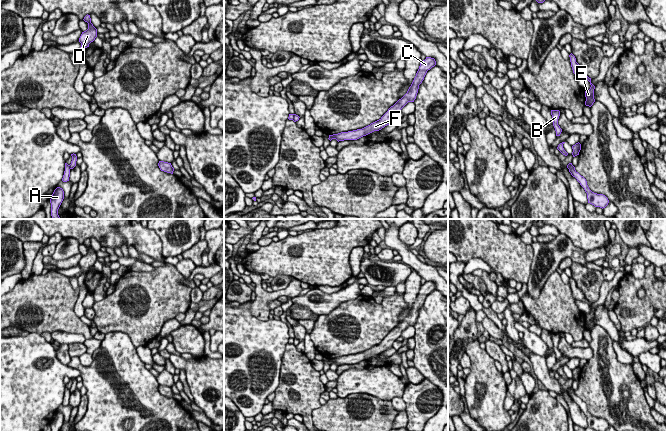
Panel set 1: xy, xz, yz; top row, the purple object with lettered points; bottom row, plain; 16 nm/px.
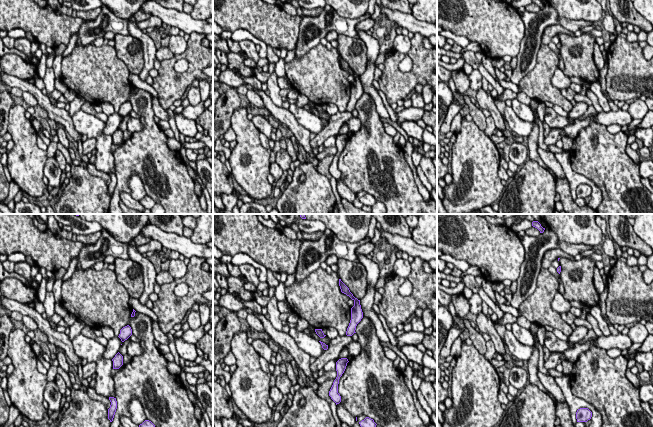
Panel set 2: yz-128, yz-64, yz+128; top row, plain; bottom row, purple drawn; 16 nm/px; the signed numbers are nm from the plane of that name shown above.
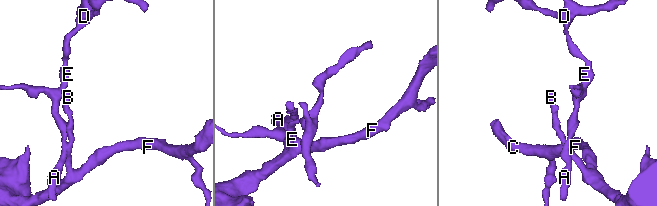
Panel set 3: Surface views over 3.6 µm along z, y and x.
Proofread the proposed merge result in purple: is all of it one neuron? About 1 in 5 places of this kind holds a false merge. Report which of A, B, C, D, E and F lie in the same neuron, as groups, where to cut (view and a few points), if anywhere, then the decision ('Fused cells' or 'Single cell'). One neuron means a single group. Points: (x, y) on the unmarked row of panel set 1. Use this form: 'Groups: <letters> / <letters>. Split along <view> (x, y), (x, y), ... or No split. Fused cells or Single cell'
Groups: A D E / B C F. Split along xy (69, 389), (70, 392). Fused cells

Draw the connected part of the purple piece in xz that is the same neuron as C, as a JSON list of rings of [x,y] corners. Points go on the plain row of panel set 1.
[[[426,281],[425,284],[421,285],[416,300],[411,310],[409,311],[407,317],[401,323],[399,323],[393,330],[391,330],[379,344],[371,347],[370,349],[362,353],[329,359],[328,363],[330,365],[332,363],[336,363],[338,366],[344,364],[357,364],[374,355],[379,355],[389,348],[392,348],[393,343],[401,336],[401,333],[408,326],[414,326],[418,317],[419,309],[424,304],[427,295],[430,294],[435,289],[436,289],[435,283],[431,281]]]

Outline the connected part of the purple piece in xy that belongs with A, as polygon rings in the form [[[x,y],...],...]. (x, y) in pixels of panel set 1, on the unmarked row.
[[[57,411],[50,423],[51,431],[60,431],[62,425],[64,423],[64,415],[62,412]]]

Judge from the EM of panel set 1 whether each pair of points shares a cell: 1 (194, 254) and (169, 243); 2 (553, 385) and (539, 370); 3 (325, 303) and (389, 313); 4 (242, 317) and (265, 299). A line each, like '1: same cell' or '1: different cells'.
1: different cells
2: same cell
3: different cells
4: different cells

